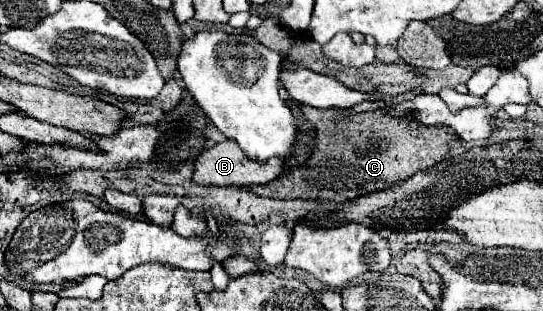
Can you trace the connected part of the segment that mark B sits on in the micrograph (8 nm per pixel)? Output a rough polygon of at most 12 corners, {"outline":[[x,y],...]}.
{"outline":[[230,139],[194,161],[204,187],[266,185],[282,159],[250,161]]}

